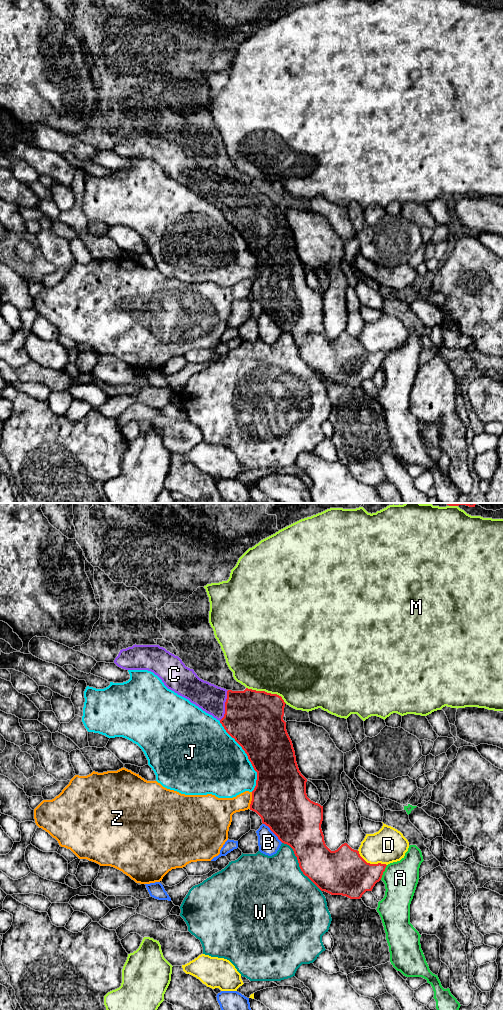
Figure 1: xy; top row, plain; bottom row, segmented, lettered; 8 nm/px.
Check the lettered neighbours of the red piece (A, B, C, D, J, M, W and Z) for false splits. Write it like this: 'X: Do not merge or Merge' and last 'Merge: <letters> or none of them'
A: Do not merge
B: Do not merge
C: Merge
D: Do not merge
J: Do not merge
M: Do not merge
W: Do not merge
Z: Do not merge
Merge: C

